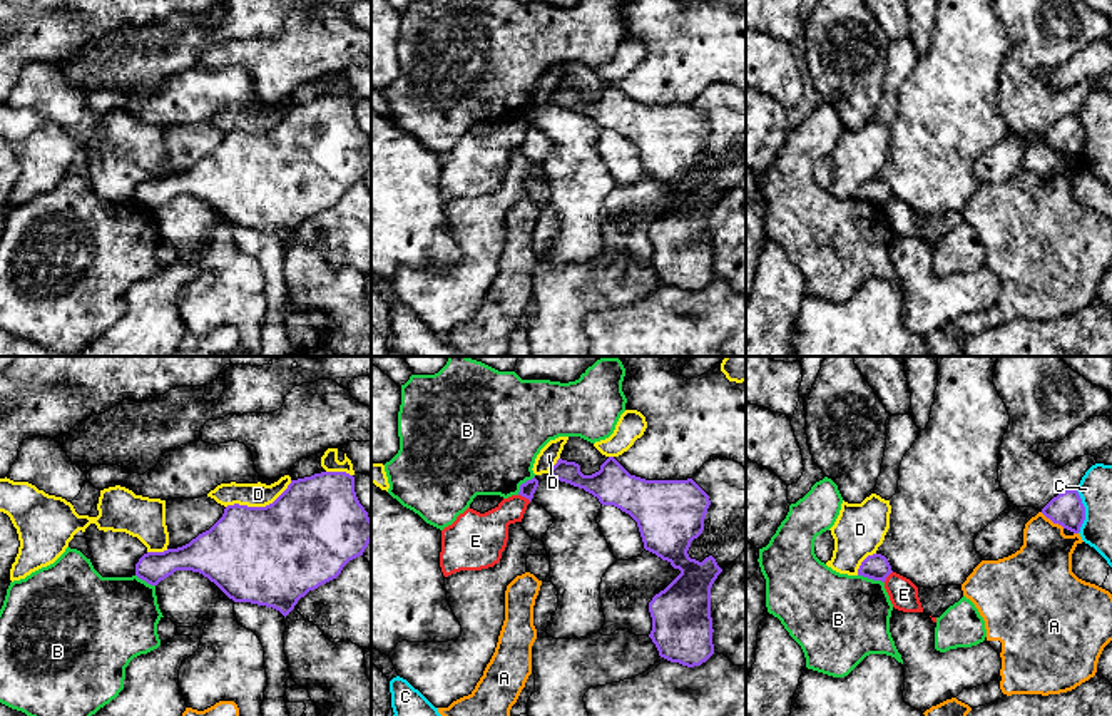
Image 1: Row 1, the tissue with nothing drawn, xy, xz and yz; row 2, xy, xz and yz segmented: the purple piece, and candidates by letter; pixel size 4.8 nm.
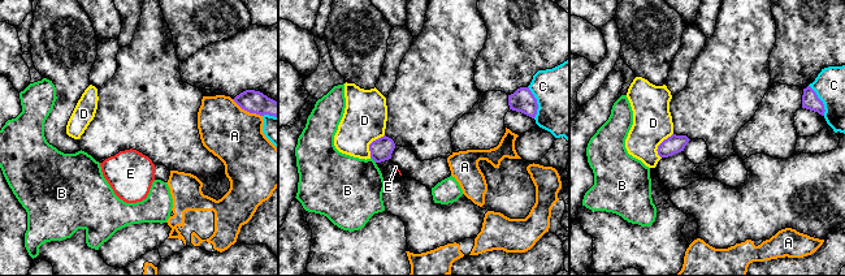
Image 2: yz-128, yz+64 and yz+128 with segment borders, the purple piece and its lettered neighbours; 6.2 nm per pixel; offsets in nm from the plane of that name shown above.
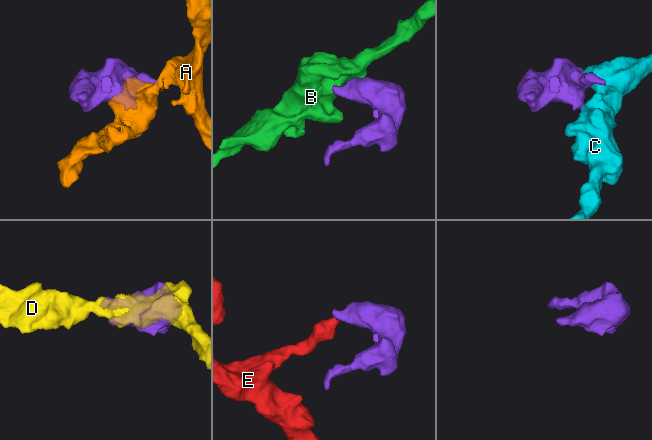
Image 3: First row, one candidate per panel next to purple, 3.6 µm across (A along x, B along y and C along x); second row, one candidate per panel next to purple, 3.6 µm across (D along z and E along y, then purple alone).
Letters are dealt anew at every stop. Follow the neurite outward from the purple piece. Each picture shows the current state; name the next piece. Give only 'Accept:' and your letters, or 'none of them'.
Accept: none of them

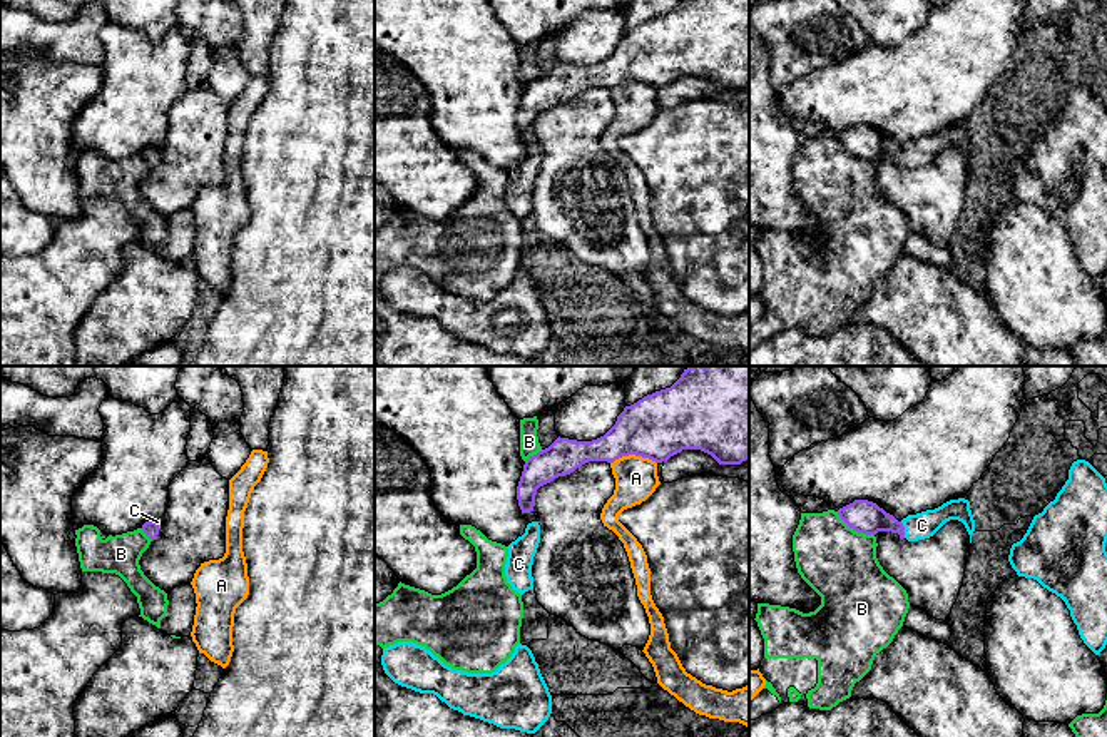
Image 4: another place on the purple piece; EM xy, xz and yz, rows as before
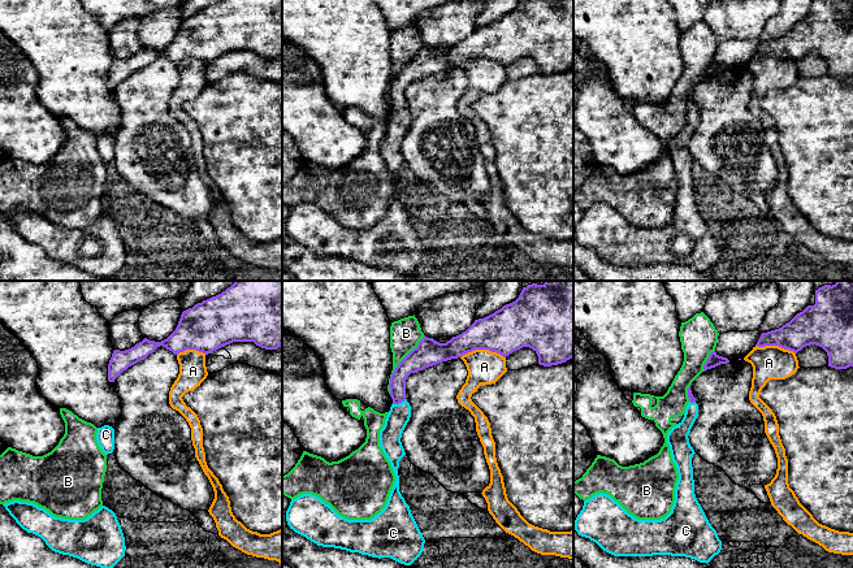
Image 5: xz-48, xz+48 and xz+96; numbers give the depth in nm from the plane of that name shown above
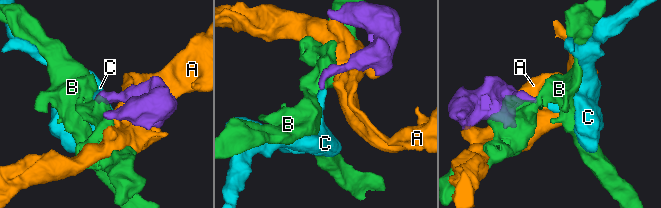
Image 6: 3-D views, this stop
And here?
Accept: C

